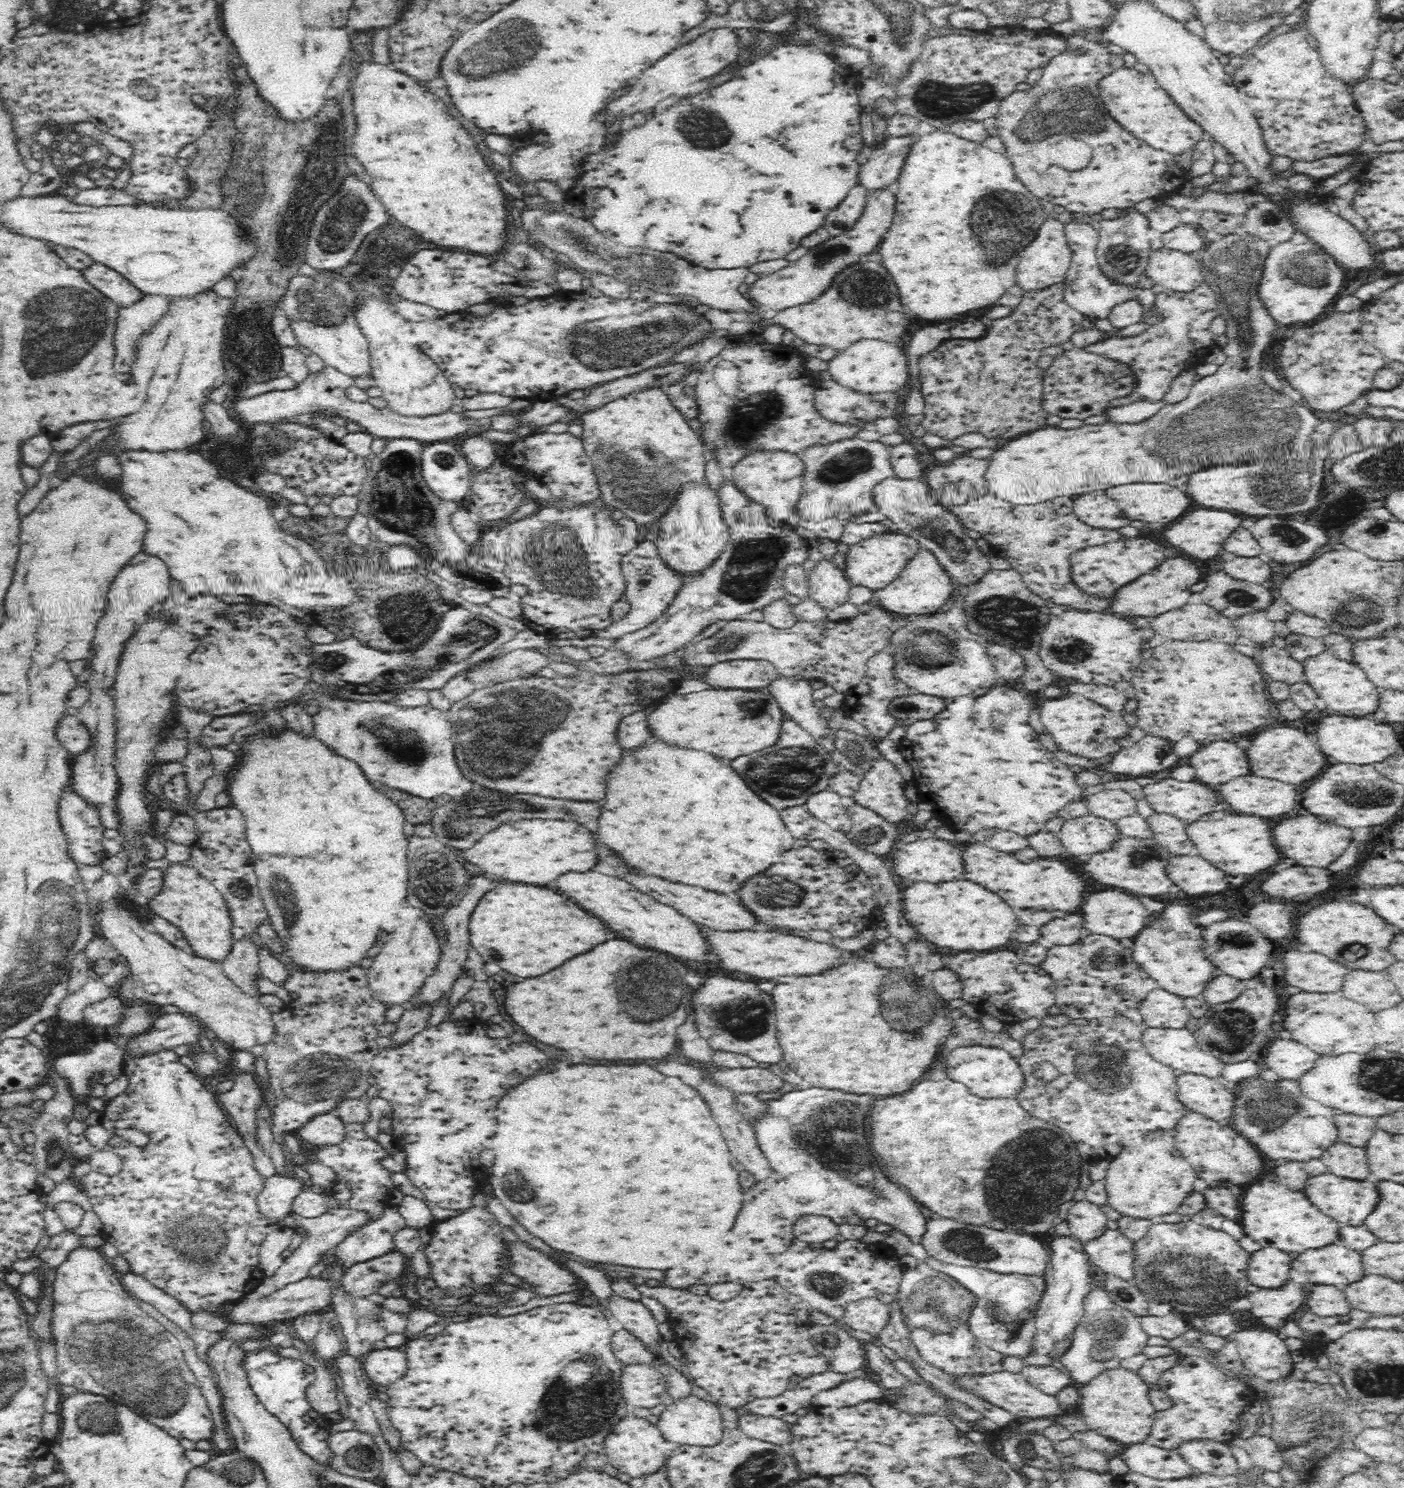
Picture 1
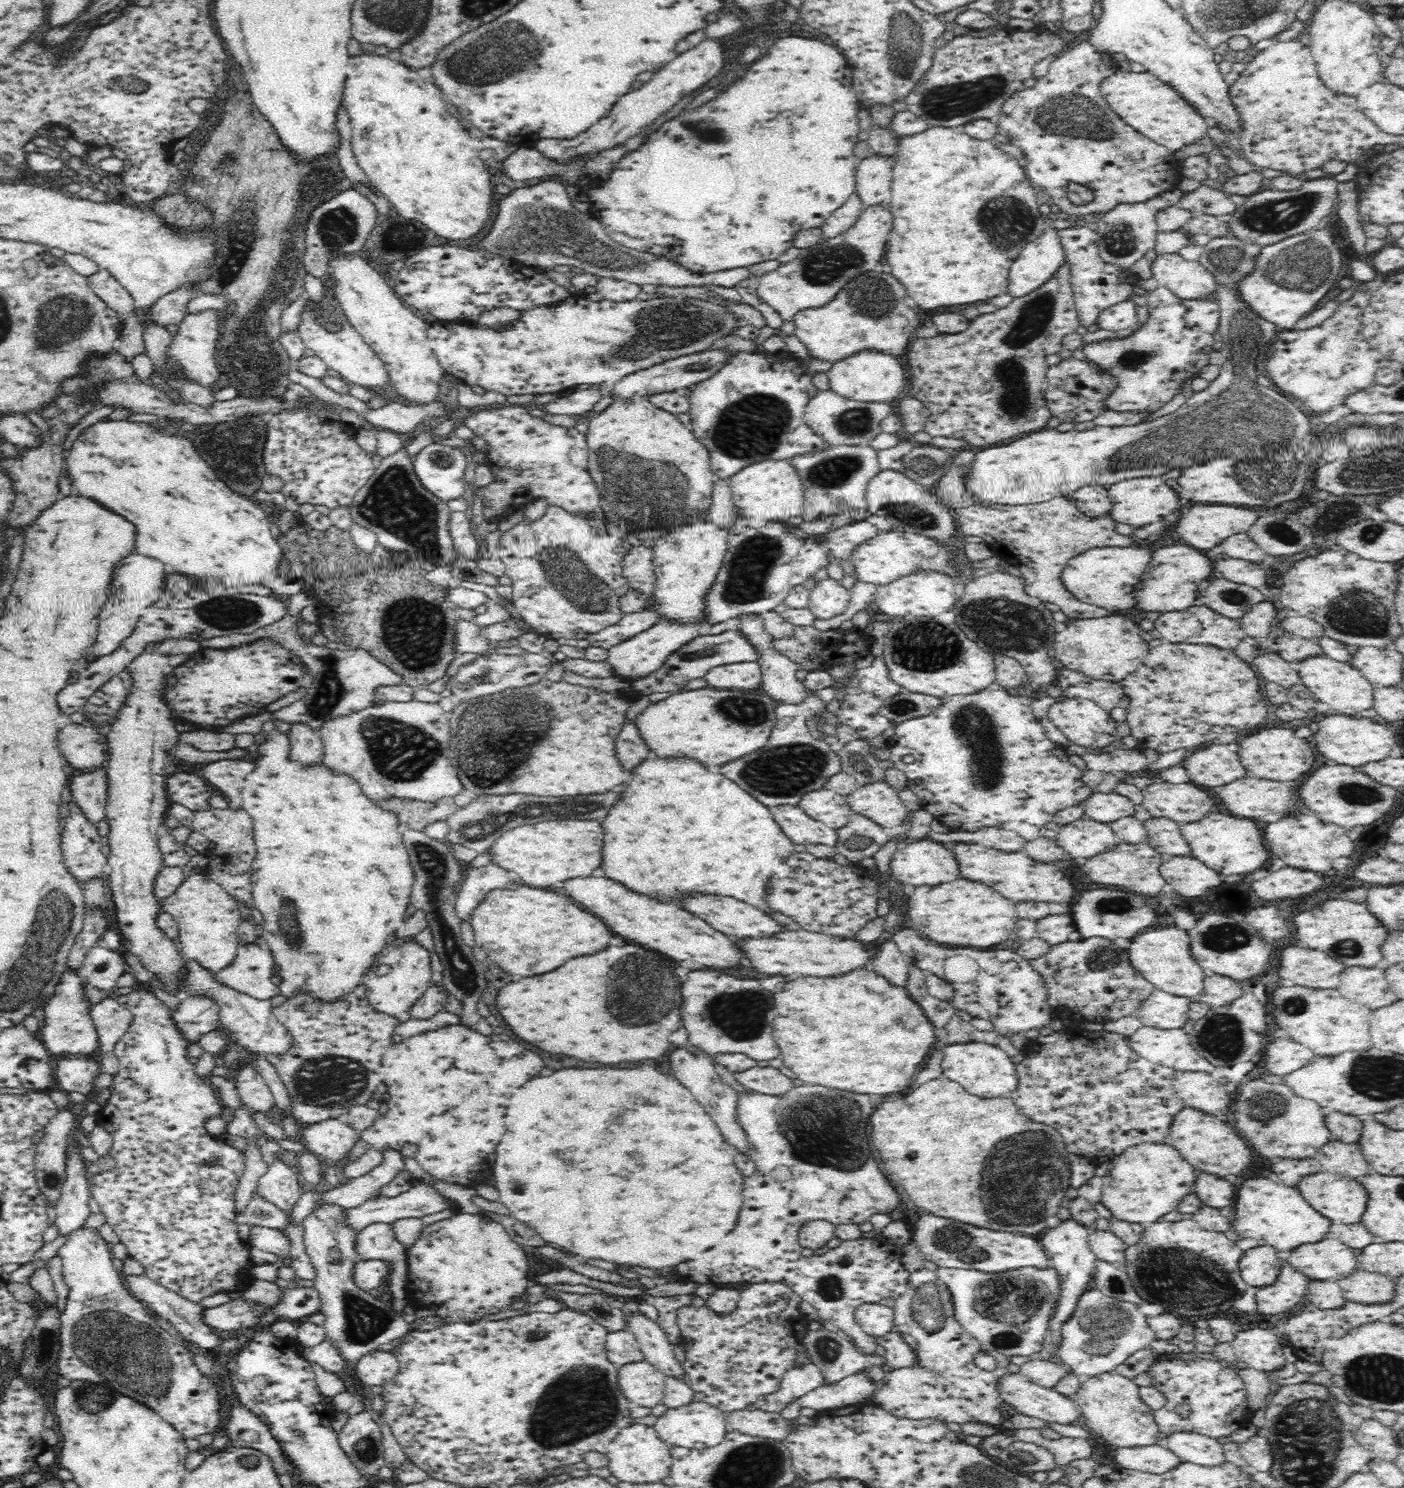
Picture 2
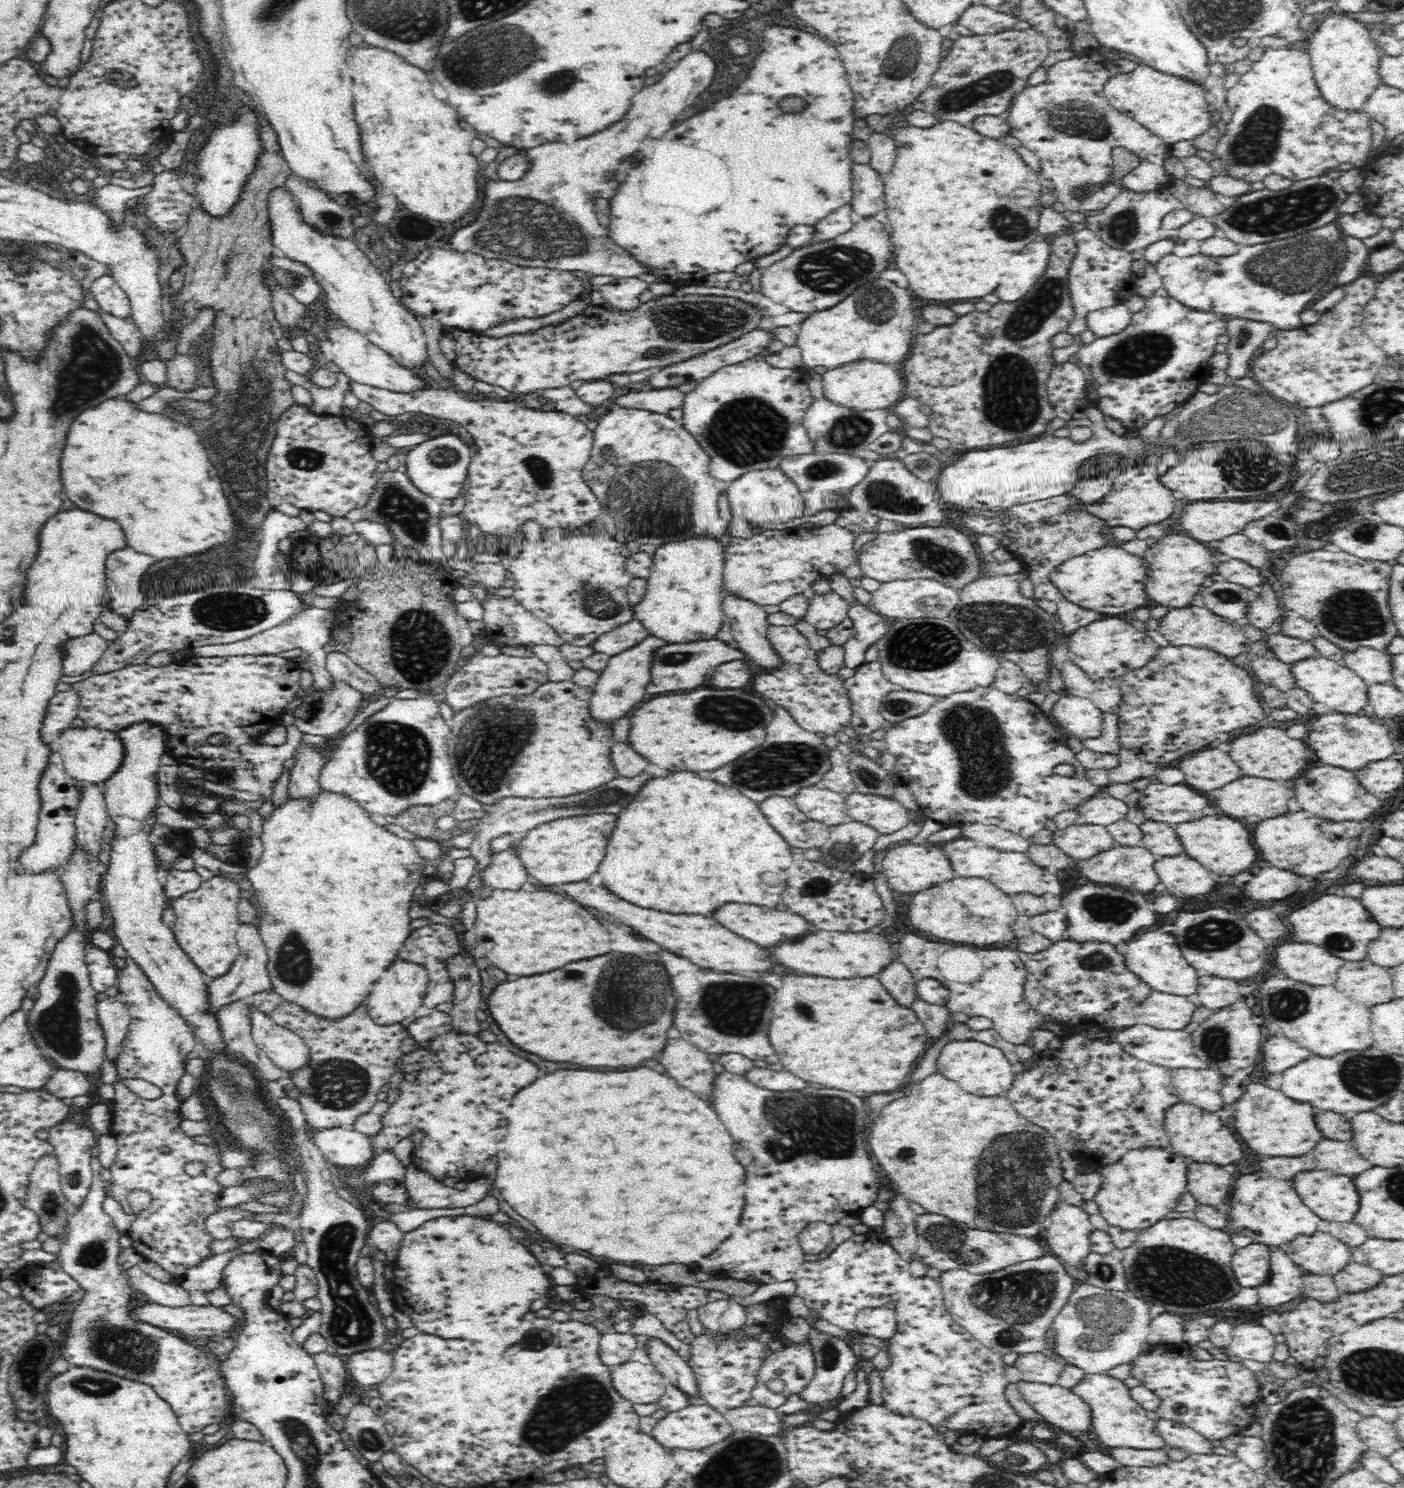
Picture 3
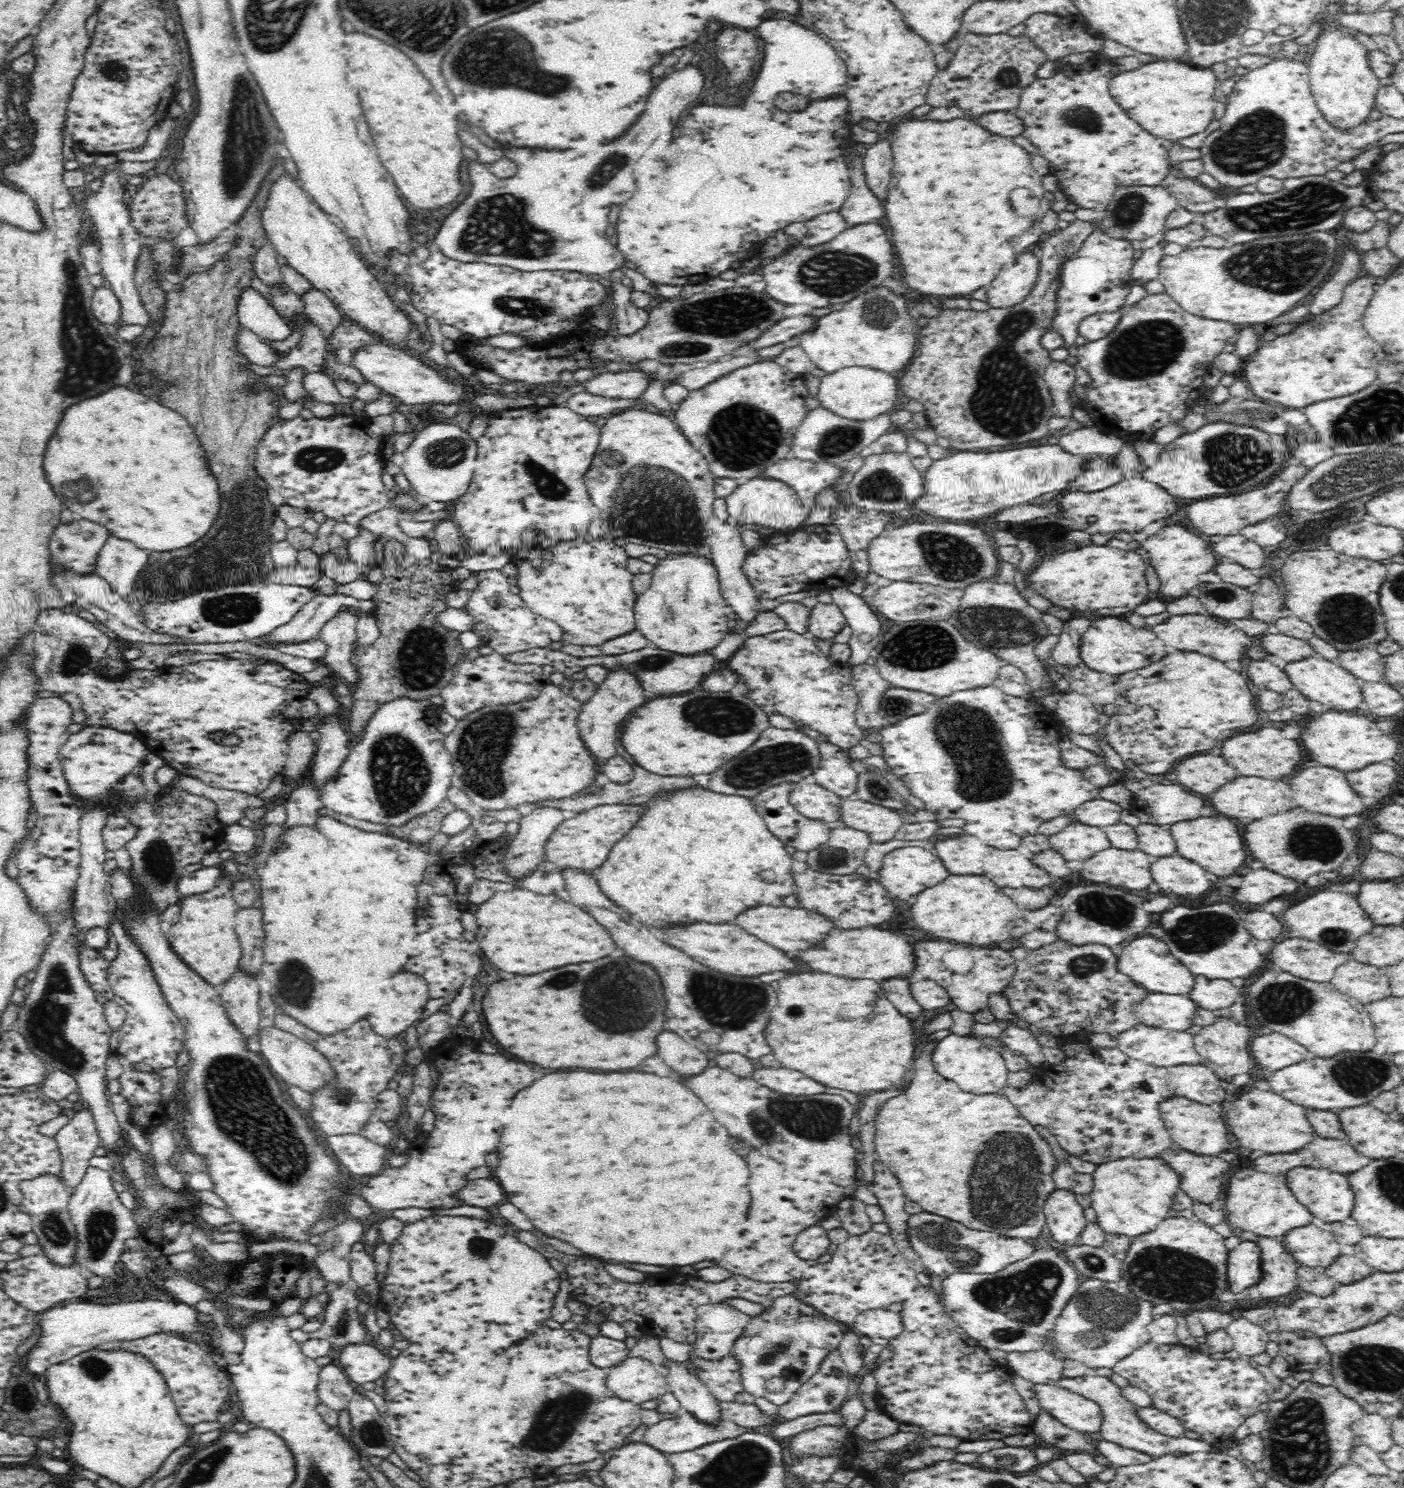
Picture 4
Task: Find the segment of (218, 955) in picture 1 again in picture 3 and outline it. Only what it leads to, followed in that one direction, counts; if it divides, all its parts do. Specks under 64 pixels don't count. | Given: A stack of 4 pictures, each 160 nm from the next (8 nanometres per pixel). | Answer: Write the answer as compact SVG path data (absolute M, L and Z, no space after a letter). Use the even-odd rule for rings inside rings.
M216 876L203 879L196 890L185 892L169 901L177 918L171 931L183 951L207 979L222 976L238 956L236 932L241 924L238 912L240 890L238 883Z

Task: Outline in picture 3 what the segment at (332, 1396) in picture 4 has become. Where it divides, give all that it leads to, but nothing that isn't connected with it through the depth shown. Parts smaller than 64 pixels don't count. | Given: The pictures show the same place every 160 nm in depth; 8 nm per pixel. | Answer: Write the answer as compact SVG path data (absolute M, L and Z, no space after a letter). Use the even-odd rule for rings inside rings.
M322 1351L314 1353L312 1359L319 1370L322 1384L324 1384L324 1399L330 1405L339 1401L339 1396L345 1392L346 1361L336 1354Z

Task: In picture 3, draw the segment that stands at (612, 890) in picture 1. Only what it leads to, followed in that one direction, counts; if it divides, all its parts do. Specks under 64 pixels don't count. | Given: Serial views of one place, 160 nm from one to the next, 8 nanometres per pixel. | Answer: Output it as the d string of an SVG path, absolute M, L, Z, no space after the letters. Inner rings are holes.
M571 882L560 886L570 898L580 902L582 906L596 908L602 914L608 914L608 919L633 932L637 932L642 939L656 942L663 950L671 952L676 956L686 958L705 969L712 969L718 972L728 970L750 970L760 972L768 970L768 960L764 960L764 950L760 950L752 941L732 936L727 928L716 924L711 916L700 913L671 913L659 911L652 908L642 908L640 905L632 904L628 900L620 898L616 893L610 891L608 885L600 884L594 886L590 882Z

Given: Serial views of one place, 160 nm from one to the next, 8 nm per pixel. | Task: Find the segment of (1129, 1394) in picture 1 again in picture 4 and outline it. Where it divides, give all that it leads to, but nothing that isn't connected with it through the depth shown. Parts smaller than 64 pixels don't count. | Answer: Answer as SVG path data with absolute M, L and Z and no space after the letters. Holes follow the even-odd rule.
M1090 1372L1076 1378L1062 1378L1062 1380L1058 1382L1058 1385L1070 1390L1070 1392L1085 1396L1088 1400L1092 1400L1092 1402L1095 1402L1097 1406L1100 1407L1102 1423L1099 1431L1102 1440L1106 1440L1124 1448L1145 1452L1151 1457L1159 1457L1167 1454L1172 1455L1177 1451L1183 1454L1219 1451L1219 1447L1213 1445L1206 1439L1191 1439L1188 1437L1170 1438L1154 1430L1150 1425L1140 1419L1137 1410L1138 1407L1133 1402L1126 1399L1121 1388L1117 1384L1114 1384L1108 1377L1099 1376Z

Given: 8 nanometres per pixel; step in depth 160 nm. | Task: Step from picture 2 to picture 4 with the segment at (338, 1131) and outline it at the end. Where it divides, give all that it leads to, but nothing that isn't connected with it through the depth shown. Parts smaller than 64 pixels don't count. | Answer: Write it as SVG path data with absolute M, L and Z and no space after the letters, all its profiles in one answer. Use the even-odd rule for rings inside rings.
M361 1133L326 1135L326 1146L358 1179L384 1170L386 1147L368 1140Z

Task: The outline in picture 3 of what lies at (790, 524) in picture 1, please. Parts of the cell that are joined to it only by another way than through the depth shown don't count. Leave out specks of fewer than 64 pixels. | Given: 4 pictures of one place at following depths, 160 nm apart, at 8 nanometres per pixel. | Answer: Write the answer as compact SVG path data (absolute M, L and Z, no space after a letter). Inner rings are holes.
M779 466L745 472L725 486L734 516L744 516L748 523L784 522L805 515L805 502L798 485Z

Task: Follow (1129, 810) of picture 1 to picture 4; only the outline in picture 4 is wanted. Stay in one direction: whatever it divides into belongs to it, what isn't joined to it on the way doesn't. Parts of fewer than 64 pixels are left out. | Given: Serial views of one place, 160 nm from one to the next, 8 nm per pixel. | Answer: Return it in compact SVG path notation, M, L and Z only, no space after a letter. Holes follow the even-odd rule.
M1100 797L1077 807L1074 818L1078 820L1078 823L1103 828L1104 826L1117 823L1120 820L1122 811L1122 806L1119 806L1116 802Z

